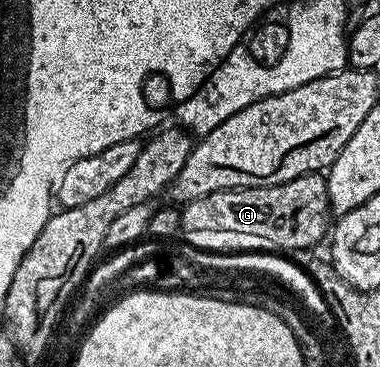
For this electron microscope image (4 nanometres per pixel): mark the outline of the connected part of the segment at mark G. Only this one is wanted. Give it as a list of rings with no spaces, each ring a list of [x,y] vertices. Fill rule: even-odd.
[[[322,173],[302,174],[276,186],[218,190],[186,203],[181,211],[182,241],[201,251],[307,250],[310,246],[317,245],[322,238],[324,241],[329,230],[327,179]]]

